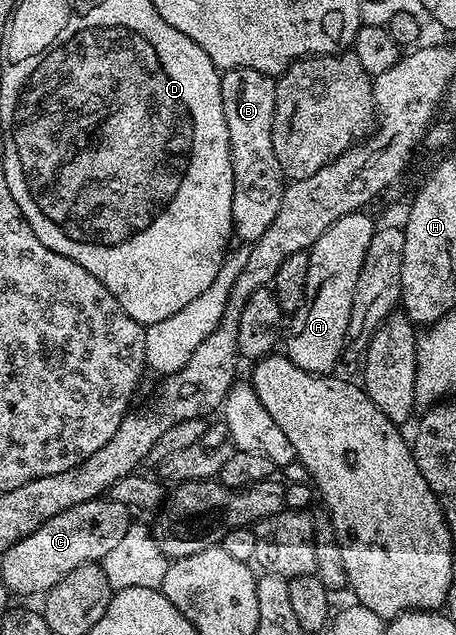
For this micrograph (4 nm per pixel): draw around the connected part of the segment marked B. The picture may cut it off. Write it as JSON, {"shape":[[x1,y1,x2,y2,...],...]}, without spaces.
{"shape":[[229,68,221,75,220,89,226,130,230,130,230,154,234,166,232,230,237,241,254,242,262,238,270,222,274,222,274,214,278,214,286,187,278,158,274,158,272,141,276,80,258,70]]}

